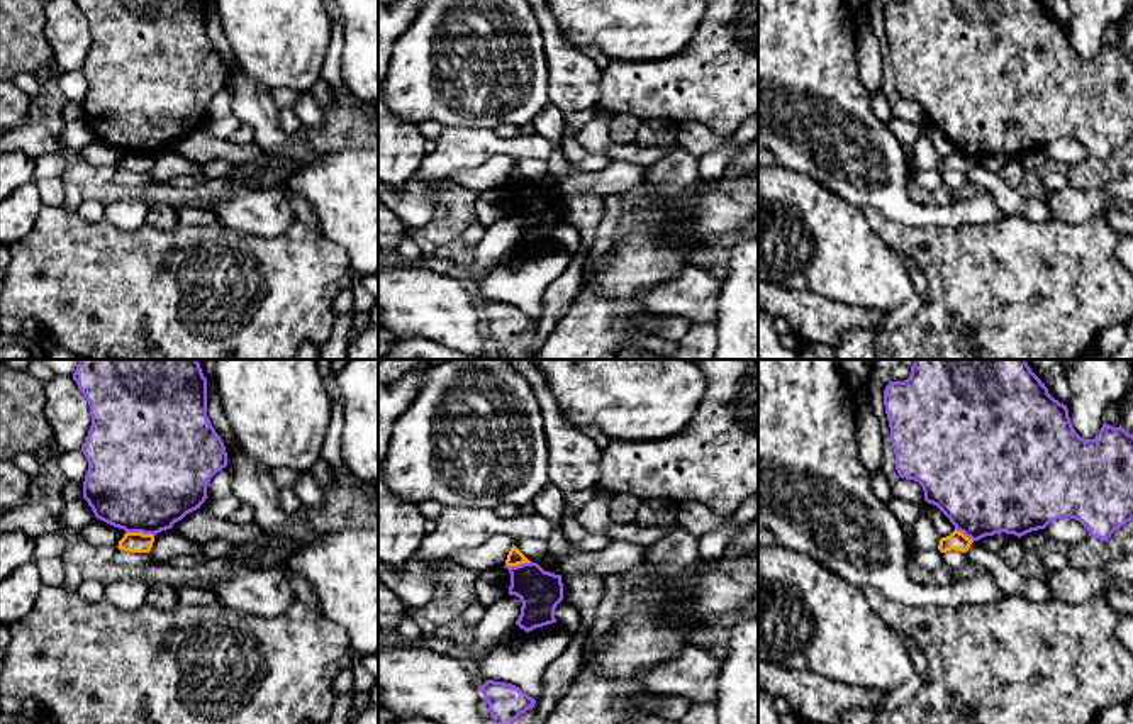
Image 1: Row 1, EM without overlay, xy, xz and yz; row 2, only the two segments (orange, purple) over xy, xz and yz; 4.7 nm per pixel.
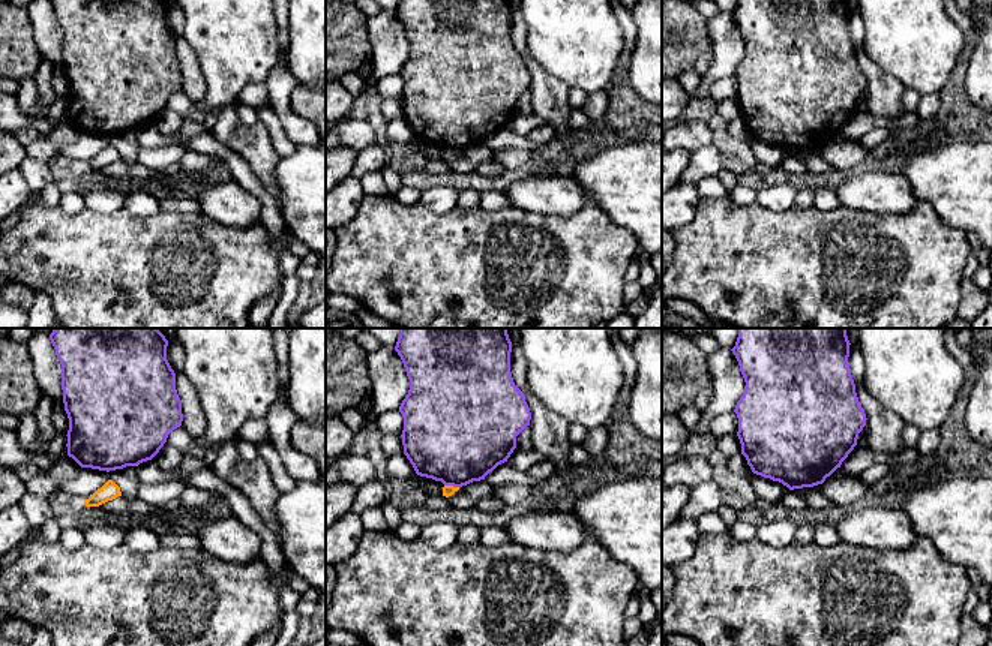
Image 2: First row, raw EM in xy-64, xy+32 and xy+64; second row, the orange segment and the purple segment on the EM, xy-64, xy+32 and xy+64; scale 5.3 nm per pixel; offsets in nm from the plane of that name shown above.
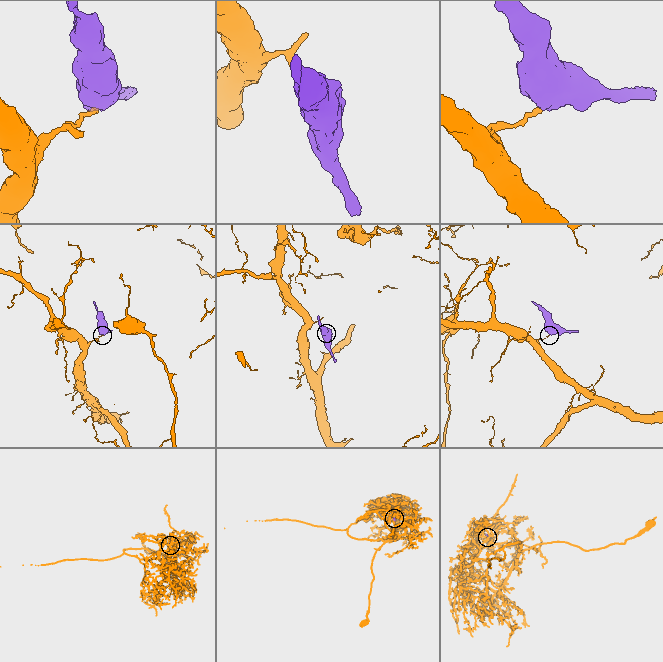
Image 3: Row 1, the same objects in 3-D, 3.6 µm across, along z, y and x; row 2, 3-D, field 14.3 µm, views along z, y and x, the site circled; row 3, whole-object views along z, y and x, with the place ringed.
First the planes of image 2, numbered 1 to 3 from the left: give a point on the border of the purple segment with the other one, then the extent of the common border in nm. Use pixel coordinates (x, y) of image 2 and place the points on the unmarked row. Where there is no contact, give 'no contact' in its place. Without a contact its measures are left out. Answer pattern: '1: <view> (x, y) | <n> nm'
1: no contact
2: xy+32 (452, 150) | 90 nm
3: no contact

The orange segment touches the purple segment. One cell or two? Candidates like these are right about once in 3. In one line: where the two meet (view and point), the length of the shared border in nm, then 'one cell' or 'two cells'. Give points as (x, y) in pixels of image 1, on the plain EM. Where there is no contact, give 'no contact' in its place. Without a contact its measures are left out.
meets orange in xy at (139, 153); contact 140 nm long; two cells

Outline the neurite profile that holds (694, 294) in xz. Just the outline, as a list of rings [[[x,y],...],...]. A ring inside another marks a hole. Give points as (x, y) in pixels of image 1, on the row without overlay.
[[[687,265],[672,280],[639,292],[638,298],[656,315],[685,317],[692,324],[717,319],[723,280],[706,270]]]

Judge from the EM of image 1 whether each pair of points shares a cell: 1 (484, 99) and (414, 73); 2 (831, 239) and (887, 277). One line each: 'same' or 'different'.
1: same
2: same

